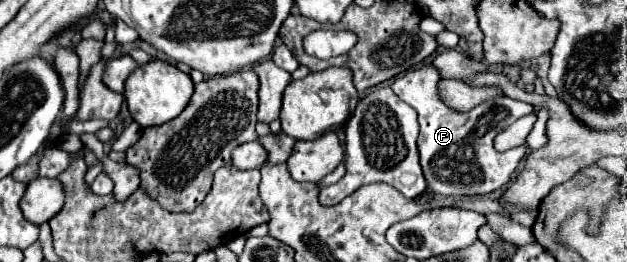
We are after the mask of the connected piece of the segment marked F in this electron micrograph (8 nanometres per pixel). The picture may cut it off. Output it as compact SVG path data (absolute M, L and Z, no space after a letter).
M431 65L413 67L395 77L391 89L395 95L409 103L419 115L419 153L423 175L433 193L445 197L469 197L469 195L487 195L495 189L501 189L509 183L513 171L525 155L525 149L511 149L497 153L493 149L493 139L499 131L507 129L513 121L523 115L533 113L533 105L523 101L513 101L507 97L493 97L467 113L449 111L437 97L439 73Z

